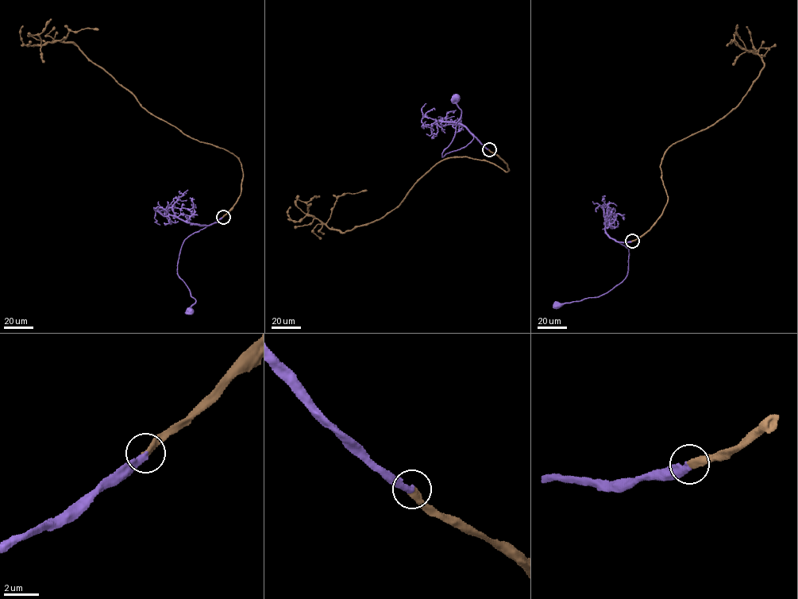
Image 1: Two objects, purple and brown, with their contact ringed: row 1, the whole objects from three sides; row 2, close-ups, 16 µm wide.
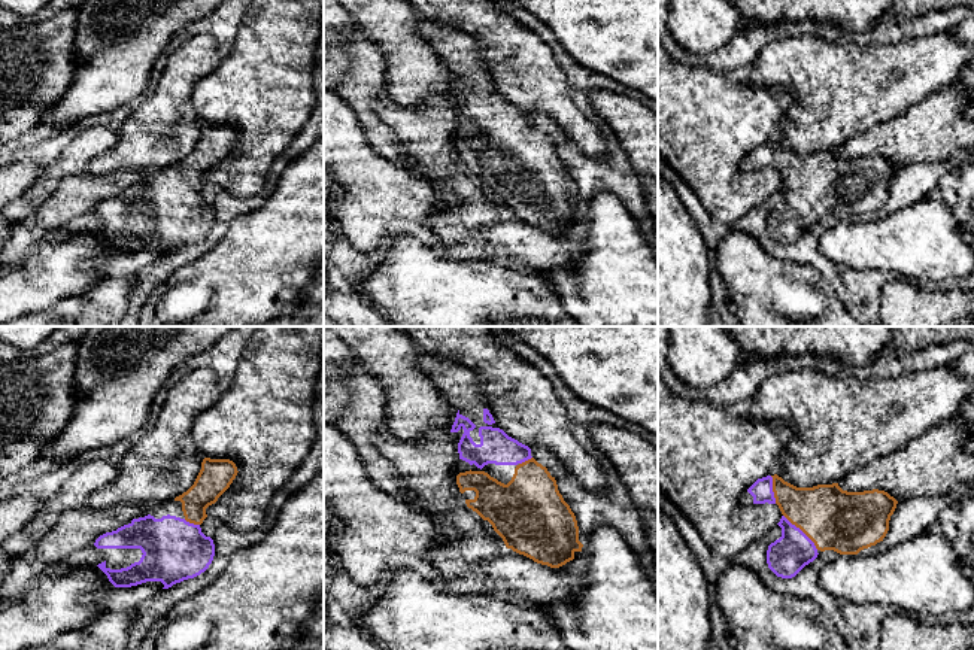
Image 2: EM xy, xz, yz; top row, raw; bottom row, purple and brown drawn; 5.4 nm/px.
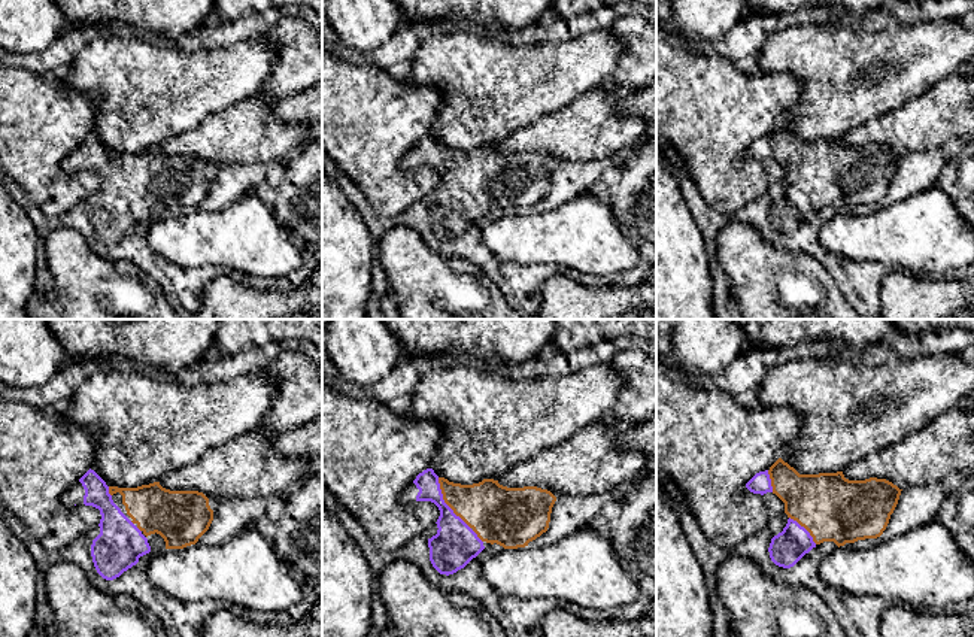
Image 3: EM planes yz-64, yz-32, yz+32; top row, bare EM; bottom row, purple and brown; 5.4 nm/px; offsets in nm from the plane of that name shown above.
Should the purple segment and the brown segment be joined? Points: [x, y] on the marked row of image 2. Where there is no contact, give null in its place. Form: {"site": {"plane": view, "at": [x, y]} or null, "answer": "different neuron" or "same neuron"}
{"site": {"plane": "yz", "at": [801, 531]}, "answer": "same neuron"}

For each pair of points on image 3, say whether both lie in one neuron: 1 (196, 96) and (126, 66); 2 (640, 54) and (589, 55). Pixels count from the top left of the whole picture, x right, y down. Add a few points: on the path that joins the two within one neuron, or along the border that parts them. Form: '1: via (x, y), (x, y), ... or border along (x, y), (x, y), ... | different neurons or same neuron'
1: via (178, 91), (151, 91), (143, 84) | same neuron
2: border along (609, 29), (624, 42), (625, 49), (603, 84) | different neurons

